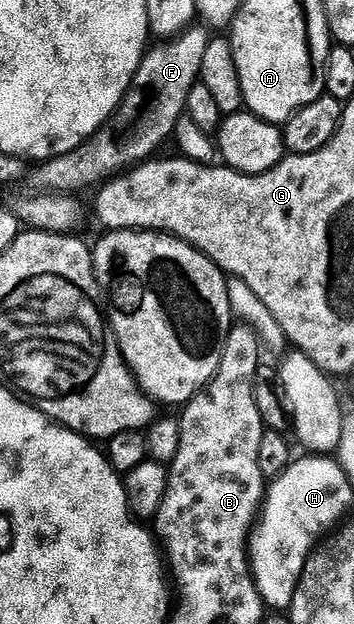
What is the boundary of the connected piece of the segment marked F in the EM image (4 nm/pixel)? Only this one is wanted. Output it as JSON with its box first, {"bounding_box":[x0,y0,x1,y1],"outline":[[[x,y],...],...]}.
{"bounding_box":[52,29,211,194],"outline":[[[192,29],[182,32],[176,39],[158,44],[161,45],[158,49],[150,48],[142,57],[127,101],[127,109],[129,105],[129,113],[137,122],[126,123],[126,137],[112,137],[109,131],[102,131],[84,141],[75,152],[52,158],[53,185],[58,194],[72,194],[72,189],[85,189],[105,175],[118,174],[121,167],[146,162],[168,137],[170,140],[176,134],[179,119],[187,113],[187,99],[199,84],[203,54],[211,40],[210,34]]]}

